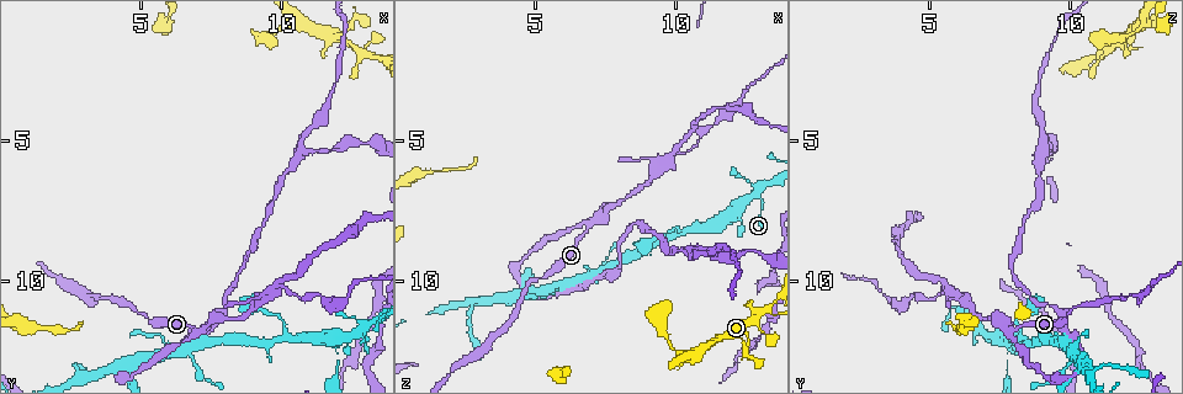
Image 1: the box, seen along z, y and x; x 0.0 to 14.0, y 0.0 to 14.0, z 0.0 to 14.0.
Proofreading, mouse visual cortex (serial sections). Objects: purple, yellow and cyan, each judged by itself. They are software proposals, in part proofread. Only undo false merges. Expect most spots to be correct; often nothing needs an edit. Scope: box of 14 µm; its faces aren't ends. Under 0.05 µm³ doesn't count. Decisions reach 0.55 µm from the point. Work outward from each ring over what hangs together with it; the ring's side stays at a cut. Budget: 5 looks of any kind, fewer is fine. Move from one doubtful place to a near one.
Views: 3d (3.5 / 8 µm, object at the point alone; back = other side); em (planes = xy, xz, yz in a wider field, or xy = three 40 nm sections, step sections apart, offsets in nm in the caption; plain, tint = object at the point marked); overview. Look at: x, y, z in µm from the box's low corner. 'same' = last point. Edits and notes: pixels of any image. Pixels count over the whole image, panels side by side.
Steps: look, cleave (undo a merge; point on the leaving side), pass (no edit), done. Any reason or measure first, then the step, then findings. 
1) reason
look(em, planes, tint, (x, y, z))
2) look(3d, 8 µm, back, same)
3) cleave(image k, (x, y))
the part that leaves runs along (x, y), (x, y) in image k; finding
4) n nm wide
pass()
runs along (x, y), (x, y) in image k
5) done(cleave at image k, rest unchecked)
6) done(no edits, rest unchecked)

branch point
look(3d, 3.5 µm, back, (6.8, 11.8, 8.0))

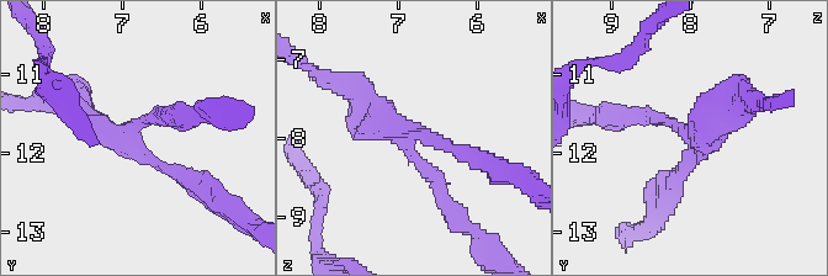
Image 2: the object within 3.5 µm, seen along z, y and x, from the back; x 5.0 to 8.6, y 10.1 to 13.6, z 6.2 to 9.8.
3 arms; arms of 200, 200, 250 nm; need the tissue
look(em, xy, step 3, tint, (6.85, 11.70, 8.05))

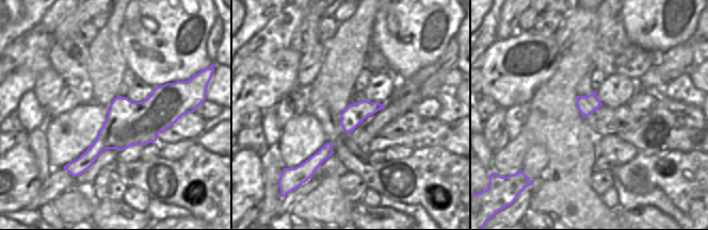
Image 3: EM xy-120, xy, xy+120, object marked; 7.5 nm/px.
pass()
runs along (181, 110), (128, 122), (70, 165) in image 3; all the same cell

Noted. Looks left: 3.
three arms meet
look(3d, 8 µm, (9.8, 10.1, 5.6))

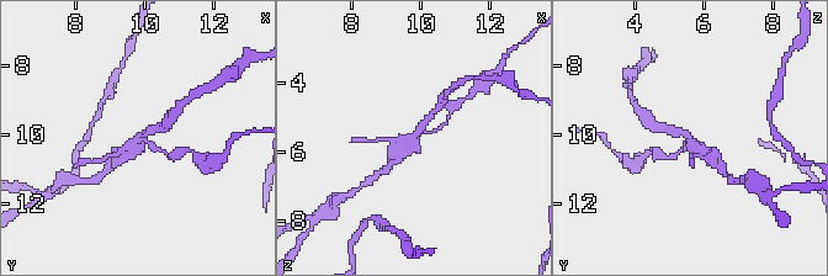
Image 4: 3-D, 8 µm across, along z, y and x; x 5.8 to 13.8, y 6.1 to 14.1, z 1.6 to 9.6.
closer look
look(3d, 3.5 µm, (9.8, 10.1, 5.6))

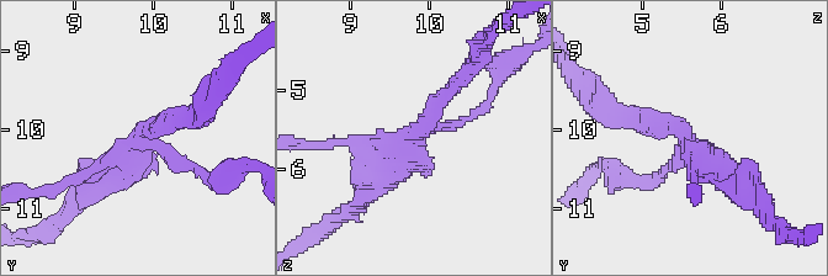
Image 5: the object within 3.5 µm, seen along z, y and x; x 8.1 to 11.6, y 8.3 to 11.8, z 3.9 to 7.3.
now the EM
look(em, planes, tint, (9.85, 10.15, 5.60))

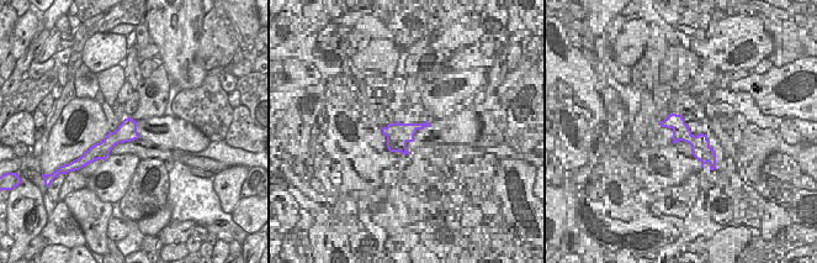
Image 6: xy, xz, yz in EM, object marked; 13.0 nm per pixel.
cleave(image 5, (187, 164))
the part that leaves runs along (154, 146), (215, 184), (233, 171) in image 5; two cells meet here

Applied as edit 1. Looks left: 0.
done(cleave at image 5, rest unchecked)

